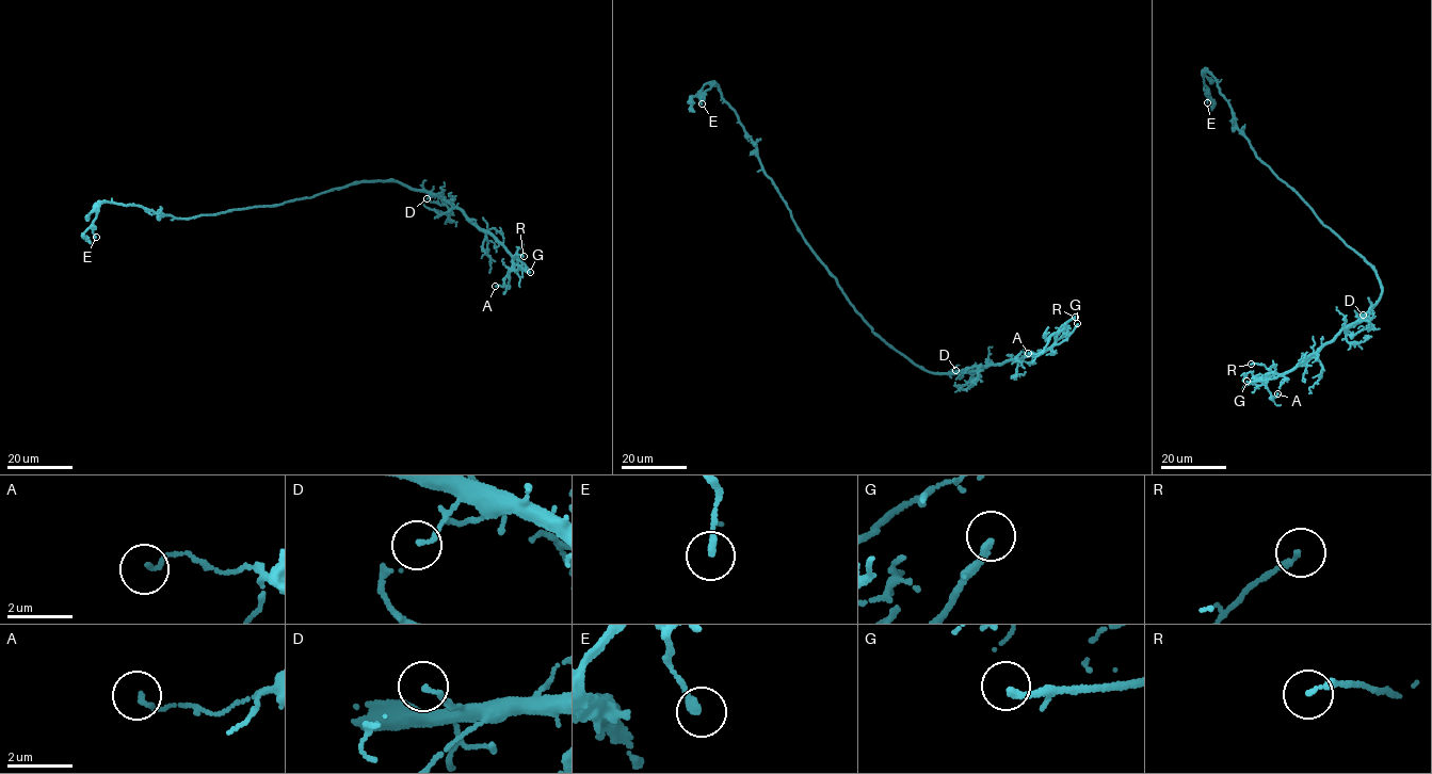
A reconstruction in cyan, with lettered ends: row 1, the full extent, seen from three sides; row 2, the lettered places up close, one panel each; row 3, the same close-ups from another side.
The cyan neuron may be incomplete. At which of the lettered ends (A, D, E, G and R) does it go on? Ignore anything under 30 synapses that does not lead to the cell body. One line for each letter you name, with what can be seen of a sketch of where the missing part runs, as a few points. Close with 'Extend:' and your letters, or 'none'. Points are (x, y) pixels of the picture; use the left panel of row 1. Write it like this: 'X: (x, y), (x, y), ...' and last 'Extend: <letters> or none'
G: (530, 272), (541, 280), (556, 265), (552, 267)
Extend: G

